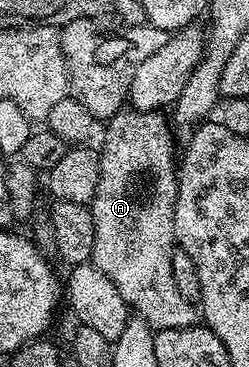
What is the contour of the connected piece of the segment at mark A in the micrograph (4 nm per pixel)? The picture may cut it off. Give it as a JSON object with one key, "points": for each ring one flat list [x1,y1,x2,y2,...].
{"points":[[124,109,106,124,103,147,99,152,99,180,97,193,92,197,89,210,93,217,93,241,98,254,115,259,123,251,123,279,119,295,138,318,144,319,155,331,194,327,201,315,192,300,181,297,177,281,173,281,171,253,175,243,175,202,179,188,177,170,177,139,168,116,158,111]]}

